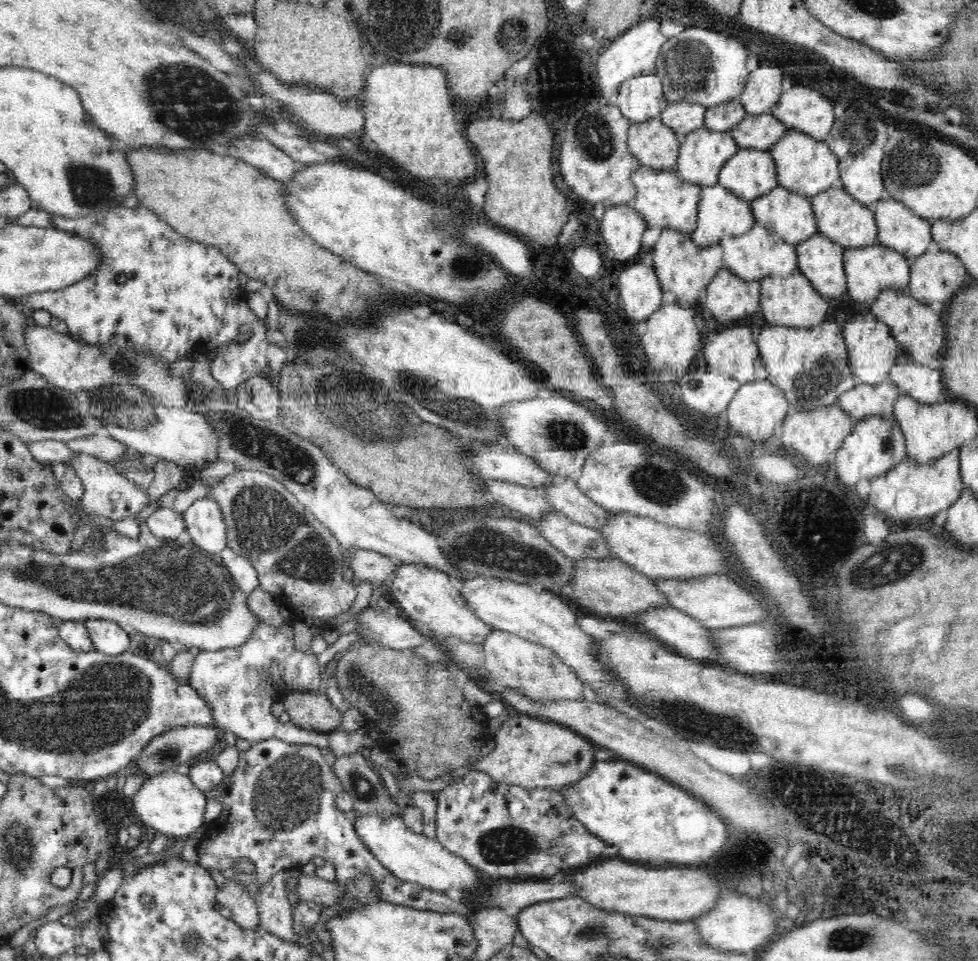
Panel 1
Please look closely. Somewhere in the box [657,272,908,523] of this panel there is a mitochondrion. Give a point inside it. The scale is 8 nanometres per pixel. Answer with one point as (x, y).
(812, 387)

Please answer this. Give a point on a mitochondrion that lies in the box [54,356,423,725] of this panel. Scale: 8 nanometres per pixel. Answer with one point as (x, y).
(267, 524)

